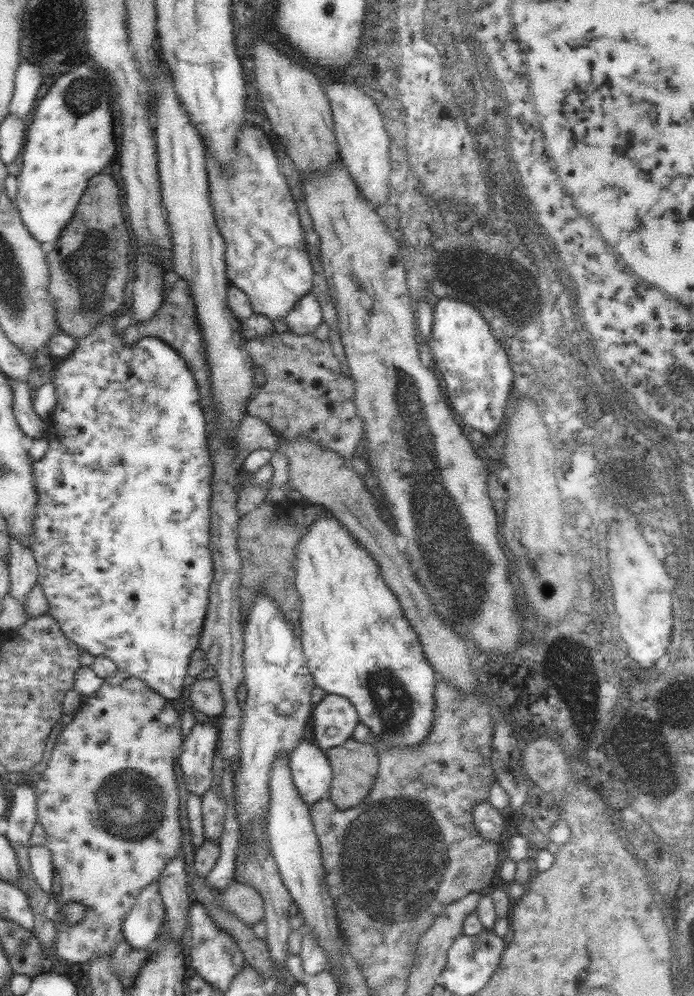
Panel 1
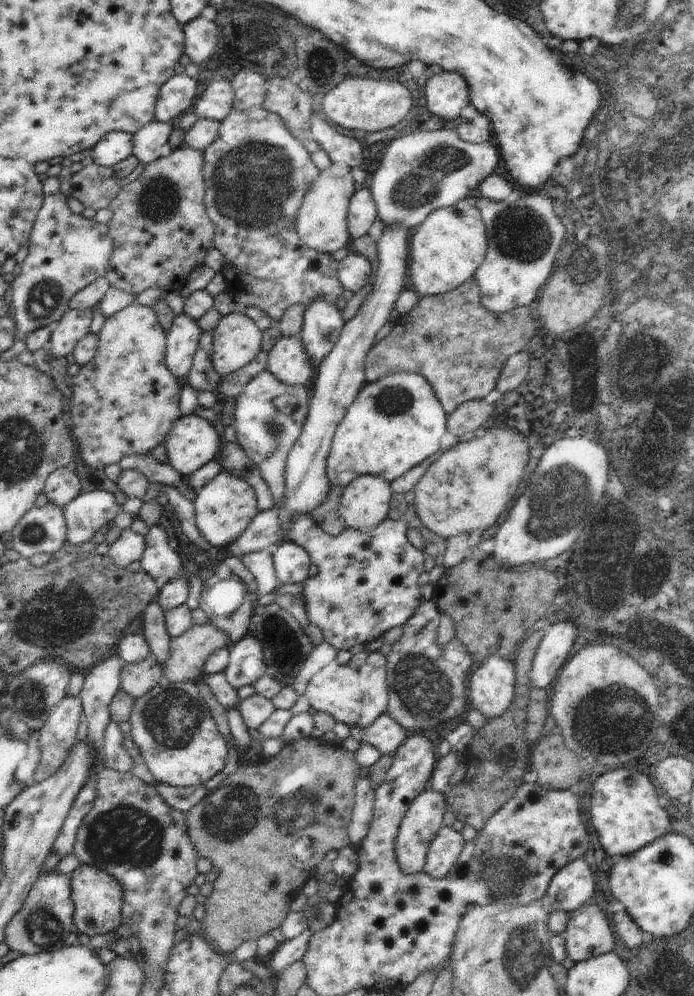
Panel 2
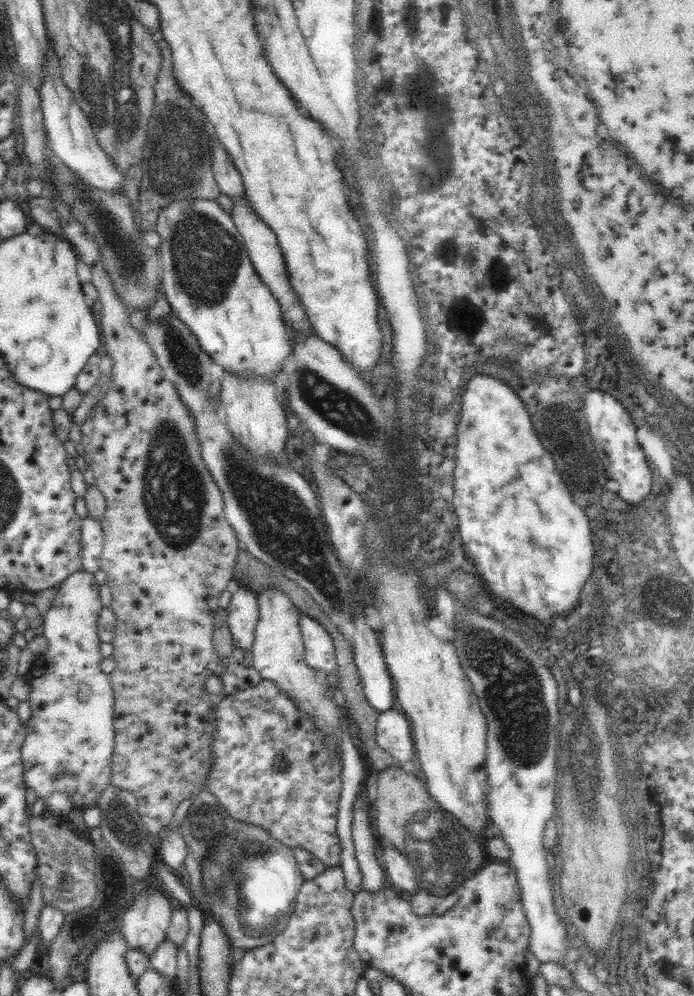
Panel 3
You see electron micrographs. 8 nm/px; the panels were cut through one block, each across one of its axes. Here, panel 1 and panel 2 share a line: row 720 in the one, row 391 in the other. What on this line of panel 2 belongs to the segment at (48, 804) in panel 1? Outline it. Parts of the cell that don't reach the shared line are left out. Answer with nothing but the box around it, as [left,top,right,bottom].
[67,301,181,470]

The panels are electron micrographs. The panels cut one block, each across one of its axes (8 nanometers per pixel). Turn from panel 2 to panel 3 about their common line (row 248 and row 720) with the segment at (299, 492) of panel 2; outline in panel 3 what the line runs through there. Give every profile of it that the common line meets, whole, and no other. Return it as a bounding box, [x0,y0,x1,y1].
[375,706,415,762]

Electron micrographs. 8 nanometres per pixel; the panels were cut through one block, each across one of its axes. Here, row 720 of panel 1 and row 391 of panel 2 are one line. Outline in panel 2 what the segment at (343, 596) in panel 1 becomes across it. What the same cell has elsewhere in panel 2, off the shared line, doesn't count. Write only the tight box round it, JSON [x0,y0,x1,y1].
[325,373,447,488]

